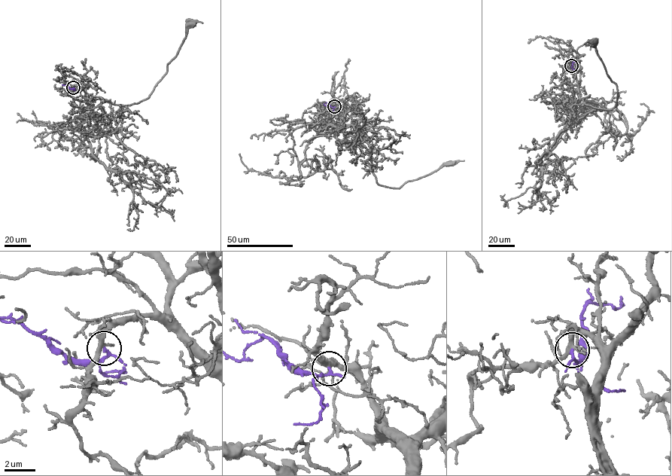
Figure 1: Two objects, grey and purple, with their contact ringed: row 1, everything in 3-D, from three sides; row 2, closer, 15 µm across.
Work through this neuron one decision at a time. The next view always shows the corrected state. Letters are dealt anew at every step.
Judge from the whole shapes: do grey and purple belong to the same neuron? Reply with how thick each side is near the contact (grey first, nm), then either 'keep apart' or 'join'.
320 nm thick on the grey side, 140 nm on the other; join

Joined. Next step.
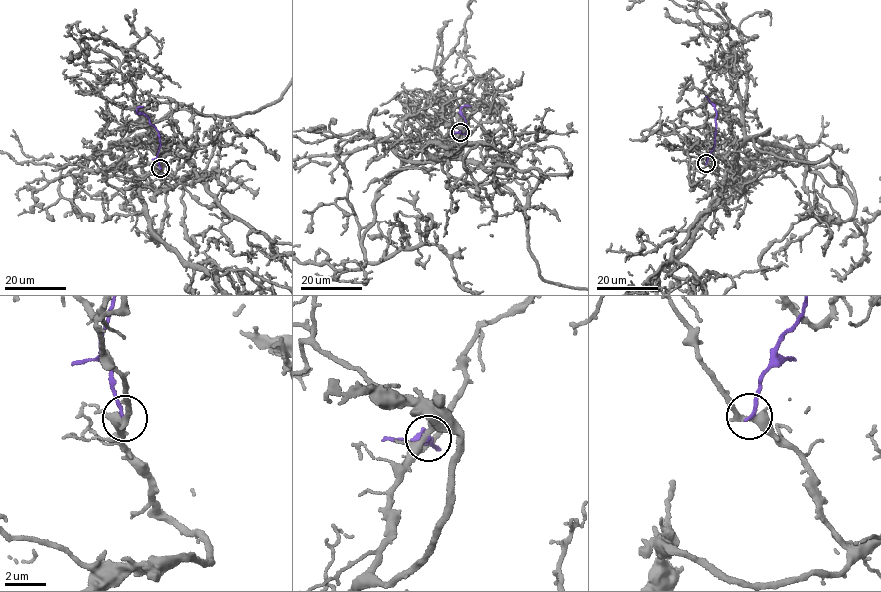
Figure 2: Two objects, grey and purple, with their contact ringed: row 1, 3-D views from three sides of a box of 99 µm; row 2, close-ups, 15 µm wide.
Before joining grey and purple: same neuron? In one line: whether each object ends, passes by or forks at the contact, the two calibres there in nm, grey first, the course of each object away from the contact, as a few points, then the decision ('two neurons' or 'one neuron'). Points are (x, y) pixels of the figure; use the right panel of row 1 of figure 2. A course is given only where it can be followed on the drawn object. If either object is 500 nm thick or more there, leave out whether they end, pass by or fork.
grey forks; purple ends; calibres 300 and 180 nm; course purple (706, 163), (714, 145), (716, 112), (705, 96); two neurons

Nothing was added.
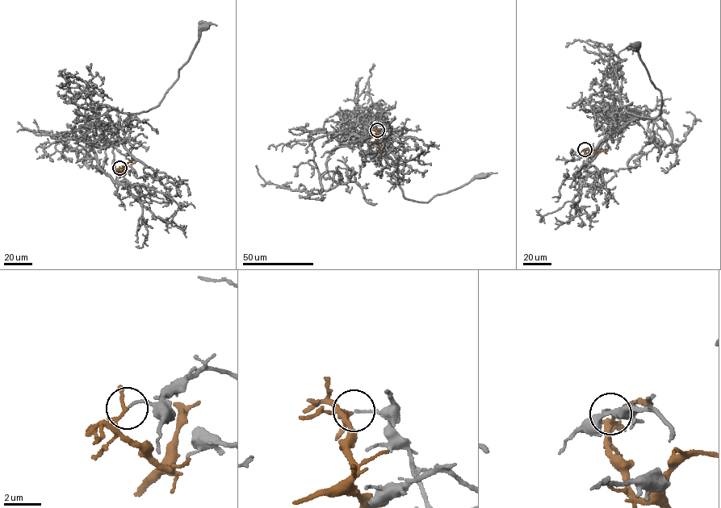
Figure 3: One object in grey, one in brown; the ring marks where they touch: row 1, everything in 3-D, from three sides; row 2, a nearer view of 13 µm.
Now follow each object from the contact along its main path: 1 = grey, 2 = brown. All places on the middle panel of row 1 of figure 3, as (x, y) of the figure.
1: (377, 130), (388, 144), (379, 147), (362, 140), (358, 147), (389, 156), (406, 198), (428, 201), (481, 175)
2: (377, 130), (379, 152)

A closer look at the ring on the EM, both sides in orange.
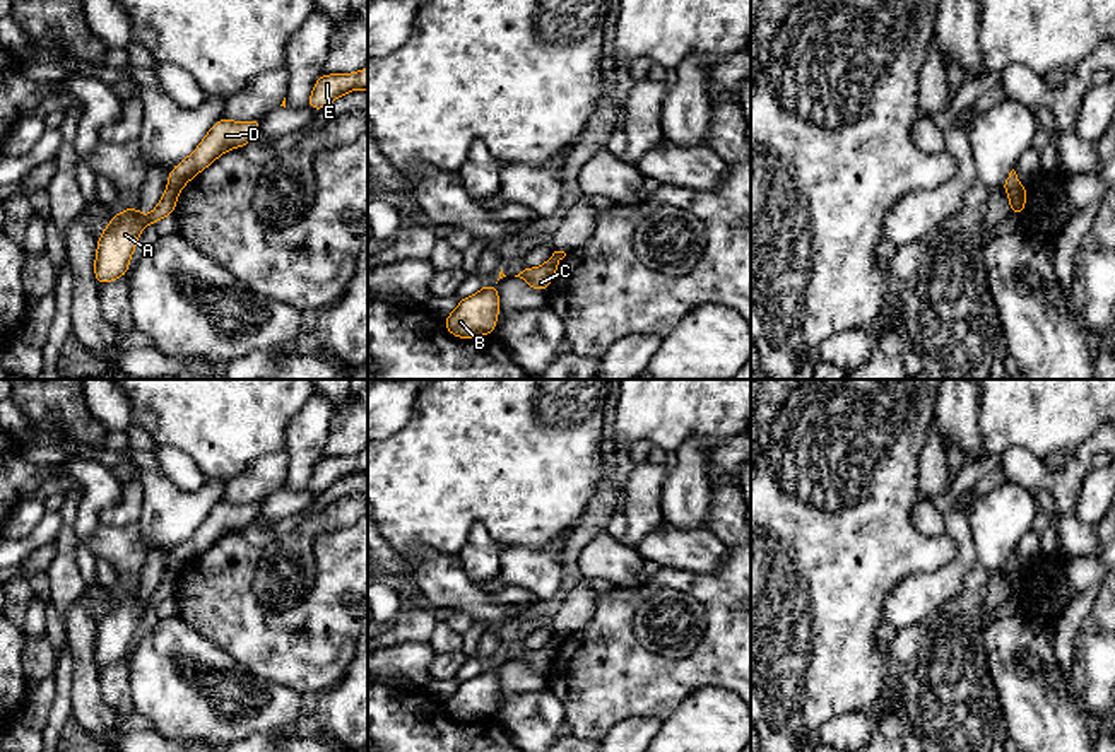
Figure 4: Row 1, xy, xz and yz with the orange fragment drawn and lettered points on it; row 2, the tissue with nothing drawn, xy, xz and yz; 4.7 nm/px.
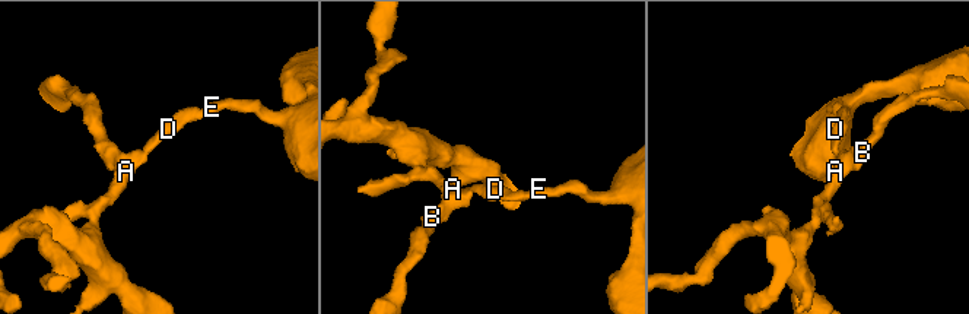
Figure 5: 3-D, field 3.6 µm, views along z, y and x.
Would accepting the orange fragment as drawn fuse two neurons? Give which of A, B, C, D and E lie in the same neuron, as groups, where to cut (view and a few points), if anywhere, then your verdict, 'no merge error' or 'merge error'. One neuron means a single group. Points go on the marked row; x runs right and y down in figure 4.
groups A B C / D E; cut yz (1020, 185), (1008, 192); merge error

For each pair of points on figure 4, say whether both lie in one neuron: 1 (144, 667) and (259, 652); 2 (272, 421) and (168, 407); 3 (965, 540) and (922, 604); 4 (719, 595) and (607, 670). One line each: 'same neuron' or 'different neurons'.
1: different neurons
2: same neuron
3: same neuron
4: same neuron

